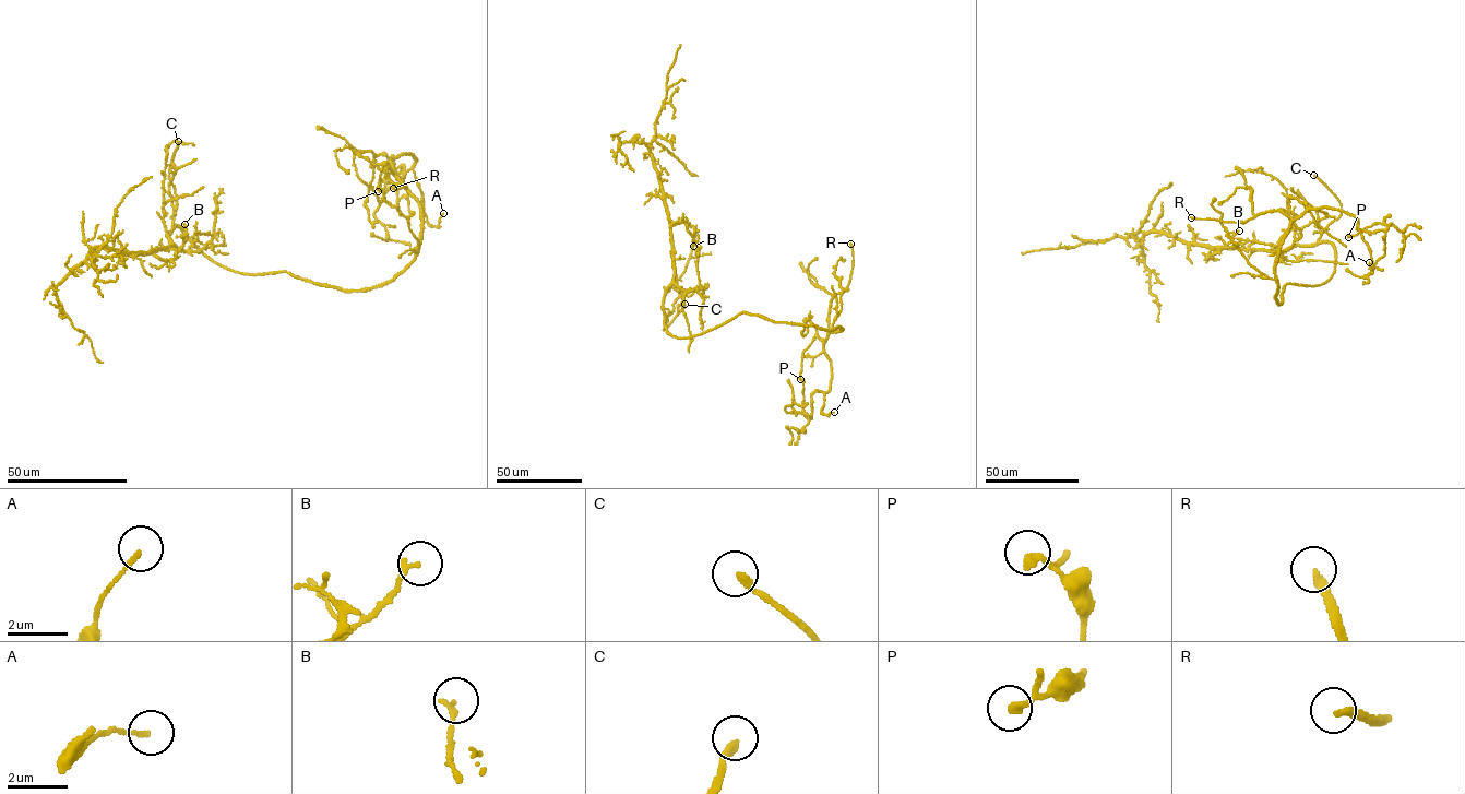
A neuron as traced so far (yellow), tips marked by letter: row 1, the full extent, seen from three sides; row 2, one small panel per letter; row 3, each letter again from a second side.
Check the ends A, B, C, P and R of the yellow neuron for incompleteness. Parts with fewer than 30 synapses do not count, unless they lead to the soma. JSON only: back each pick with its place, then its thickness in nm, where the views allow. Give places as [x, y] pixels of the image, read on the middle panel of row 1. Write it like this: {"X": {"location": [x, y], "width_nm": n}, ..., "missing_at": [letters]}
{"R": {"location": [850, 244], "width_nm": 260}, "missing_at": ["R"]}

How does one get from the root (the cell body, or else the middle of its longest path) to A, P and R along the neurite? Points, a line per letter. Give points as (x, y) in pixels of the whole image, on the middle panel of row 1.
A: (717, 326), (743, 312), (825, 330), (842, 328), (831, 331), (823, 345), (831, 377), (820, 413), (834, 412)
P: (717, 326), (743, 312), (842, 328), (823, 345), (830, 388), (811, 394), (810, 419), (800, 379)
R: (717, 326), (745, 312), (778, 322), (842, 330), (829, 331), (829, 309), (831, 300), (849, 283), (850, 244)

